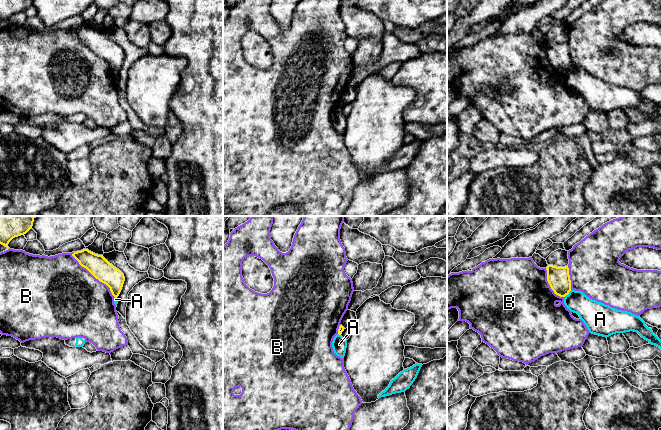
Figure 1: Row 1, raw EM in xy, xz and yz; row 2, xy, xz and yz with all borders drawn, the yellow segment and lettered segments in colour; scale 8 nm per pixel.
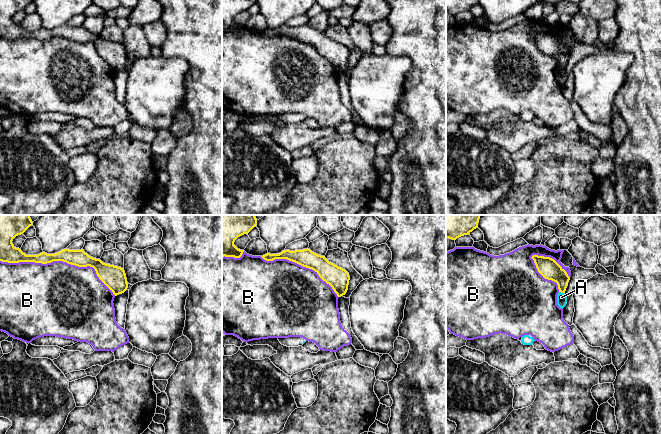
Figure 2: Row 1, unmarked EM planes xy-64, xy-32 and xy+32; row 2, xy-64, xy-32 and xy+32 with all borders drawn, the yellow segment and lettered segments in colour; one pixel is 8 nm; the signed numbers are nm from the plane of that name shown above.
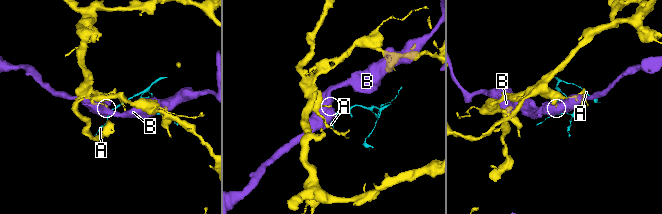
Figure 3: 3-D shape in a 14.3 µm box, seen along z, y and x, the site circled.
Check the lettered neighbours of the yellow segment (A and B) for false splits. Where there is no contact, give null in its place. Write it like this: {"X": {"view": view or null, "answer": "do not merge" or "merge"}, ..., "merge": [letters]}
{"A": {"view": "yz", "answer": "do not merge"}, "B": {"view": "xy", "answer": "do not merge"}, "merge": []}

